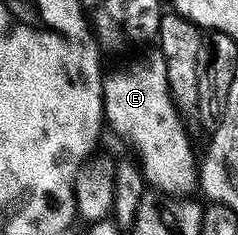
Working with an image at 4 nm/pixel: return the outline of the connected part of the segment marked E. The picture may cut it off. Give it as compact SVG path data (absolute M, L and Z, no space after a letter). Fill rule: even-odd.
M151 50L103 77L103 114L109 128L124 136L135 147L134 155L143 169L144 181L164 194L186 197L199 183L197 152L191 149L187 132L169 90L165 58ZM139 155L139 156L138 156Z

